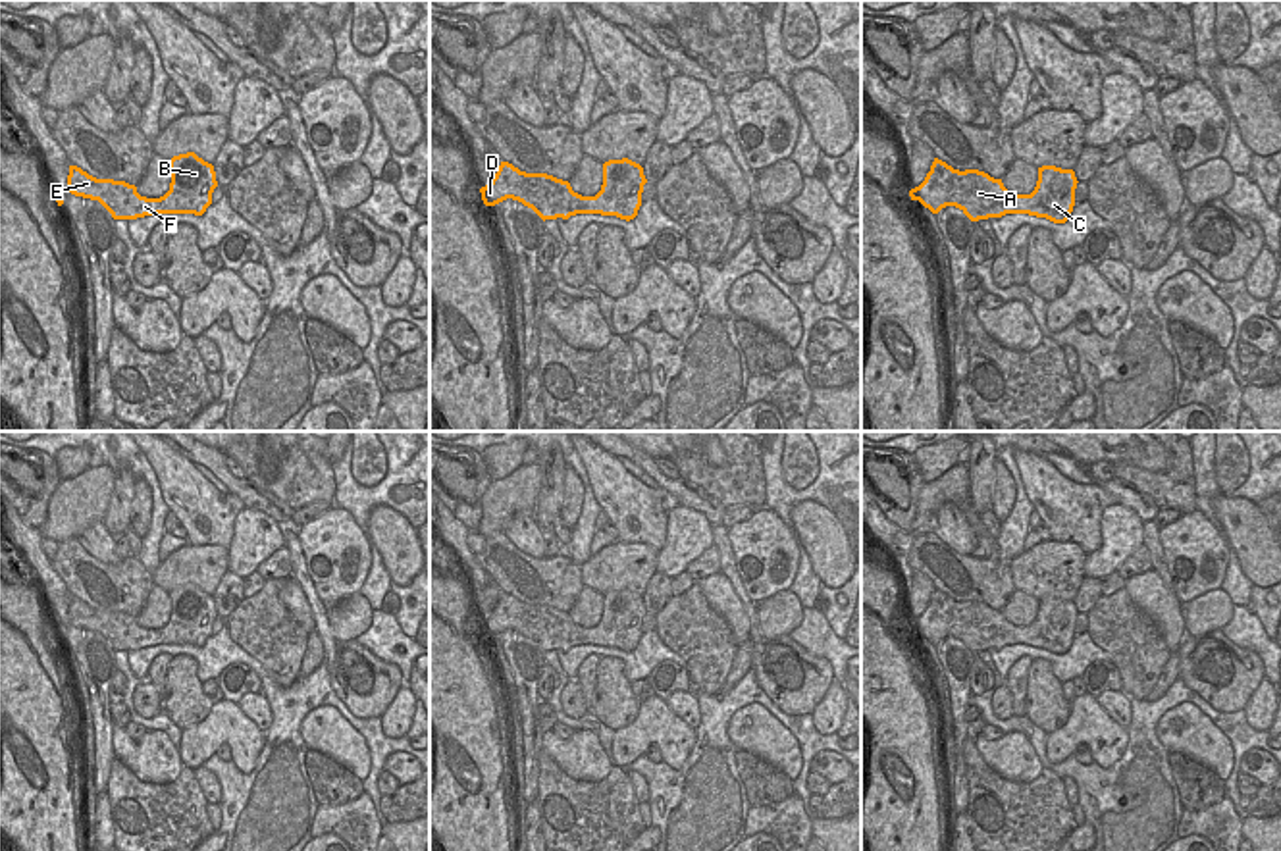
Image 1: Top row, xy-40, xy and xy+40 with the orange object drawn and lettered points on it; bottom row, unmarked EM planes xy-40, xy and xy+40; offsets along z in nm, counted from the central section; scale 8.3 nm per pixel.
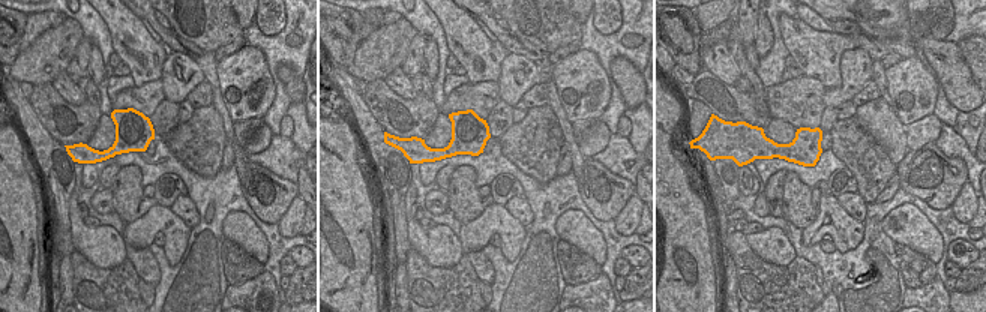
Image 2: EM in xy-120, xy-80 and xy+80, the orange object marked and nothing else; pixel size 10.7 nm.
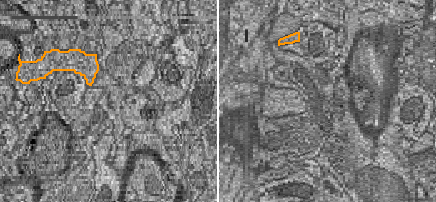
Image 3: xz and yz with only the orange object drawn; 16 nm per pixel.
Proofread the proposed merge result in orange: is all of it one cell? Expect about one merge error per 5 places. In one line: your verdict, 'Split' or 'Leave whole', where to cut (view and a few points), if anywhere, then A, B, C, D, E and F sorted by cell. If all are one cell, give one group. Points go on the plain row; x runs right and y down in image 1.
Leave whole. No split. Groups: A B C D E F

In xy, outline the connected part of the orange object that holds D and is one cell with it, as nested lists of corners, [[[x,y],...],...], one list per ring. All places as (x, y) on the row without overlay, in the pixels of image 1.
[[[628,589],[603,595],[603,616],[595,628],[582,628],[568,612],[547,605],[526,605],[509,593],[501,593],[489,616],[482,618],[485,637],[495,637],[507,630],[532,639],[543,653],[568,651],[576,645],[616,647],[634,651],[641,637],[643,599]]]

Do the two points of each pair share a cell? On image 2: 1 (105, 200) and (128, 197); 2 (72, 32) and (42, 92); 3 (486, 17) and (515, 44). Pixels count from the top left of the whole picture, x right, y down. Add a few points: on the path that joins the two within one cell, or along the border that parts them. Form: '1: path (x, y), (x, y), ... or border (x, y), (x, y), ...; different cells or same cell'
1: border (110, 189), (114, 198), (114, 210); different cells
2: border (50, 81), (33, 86); different cells
3: path (492, 24), (508, 39); same cell

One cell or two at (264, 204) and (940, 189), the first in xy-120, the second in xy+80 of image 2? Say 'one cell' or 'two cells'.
one cell

